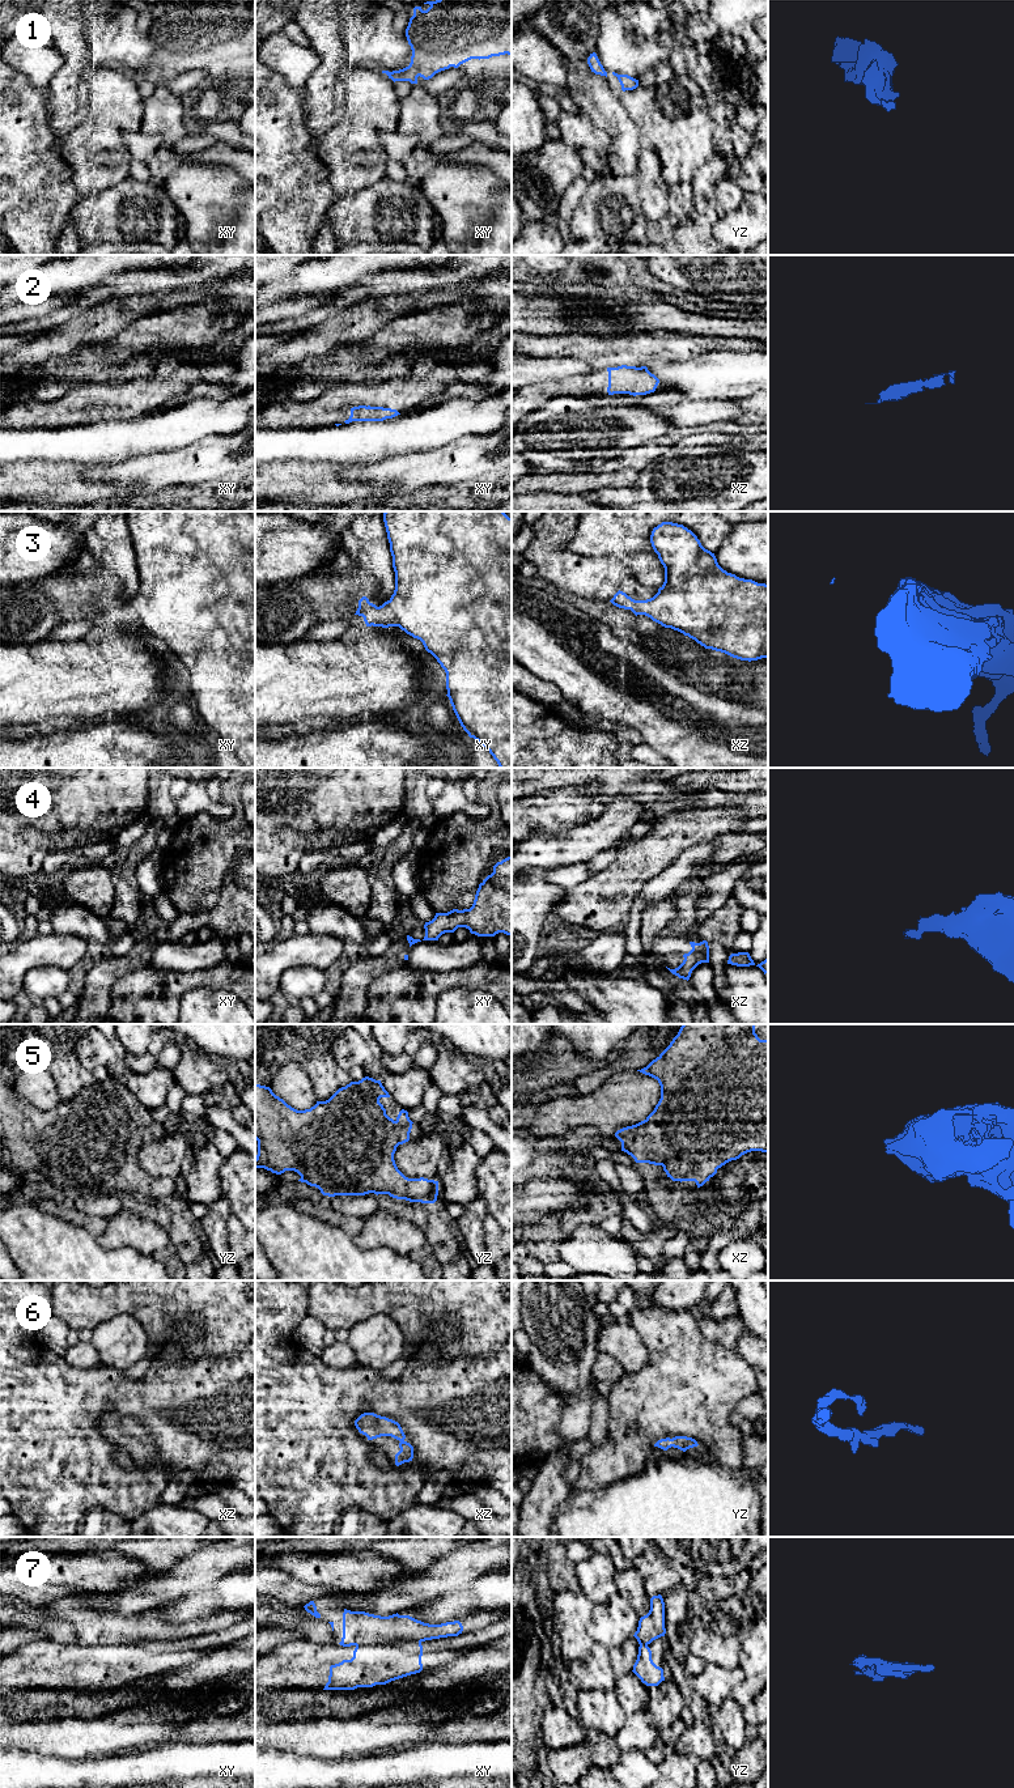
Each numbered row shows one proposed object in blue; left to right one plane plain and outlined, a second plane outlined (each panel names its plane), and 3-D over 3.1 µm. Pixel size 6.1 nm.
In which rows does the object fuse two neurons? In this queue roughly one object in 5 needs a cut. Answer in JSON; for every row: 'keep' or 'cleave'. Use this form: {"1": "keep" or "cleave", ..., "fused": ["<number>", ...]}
{"1": "keep", "2": "keep", "3": "keep", "4": "keep", "5": "keep", "6": "keep", "7": "cleave", "fused": ["7"]}

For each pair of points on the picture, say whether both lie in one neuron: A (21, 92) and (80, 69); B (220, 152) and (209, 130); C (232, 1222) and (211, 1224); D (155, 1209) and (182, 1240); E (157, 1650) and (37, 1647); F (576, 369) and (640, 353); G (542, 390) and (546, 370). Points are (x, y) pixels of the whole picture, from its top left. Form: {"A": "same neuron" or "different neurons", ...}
{"A": "different neurons", "B": "different neurons", "C": "different neurons", "D": "same neuron", "E": "same neuron", "F": "different neurons", "G": "different neurons"}

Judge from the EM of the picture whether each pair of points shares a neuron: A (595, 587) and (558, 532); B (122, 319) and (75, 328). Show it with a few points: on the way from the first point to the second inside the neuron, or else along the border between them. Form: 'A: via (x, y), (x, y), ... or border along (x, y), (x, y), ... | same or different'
A: via (581, 574), (558, 551), (558, 547) | same
B: via (110, 319), (94, 328), (87, 328) | same

